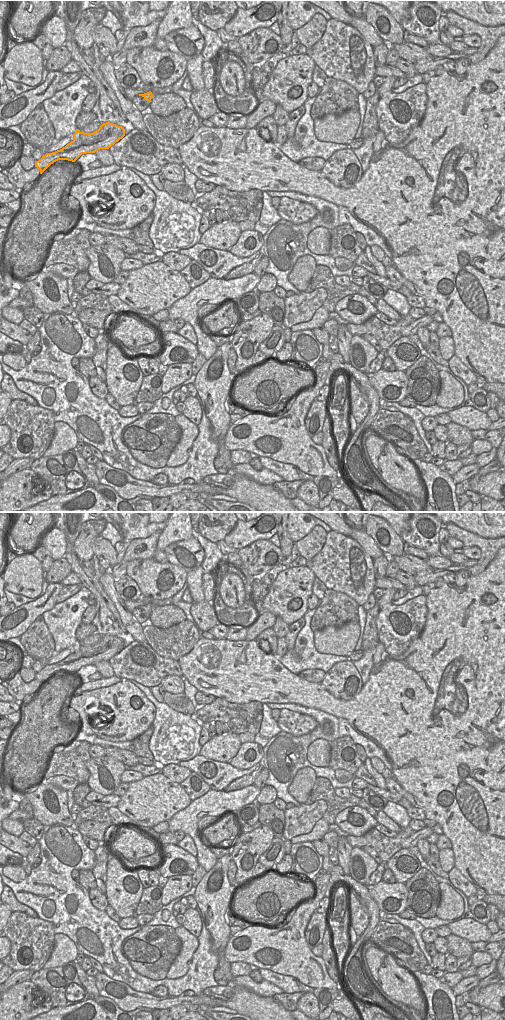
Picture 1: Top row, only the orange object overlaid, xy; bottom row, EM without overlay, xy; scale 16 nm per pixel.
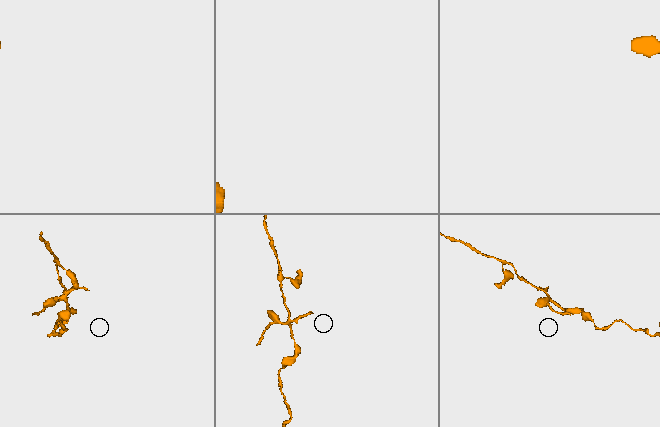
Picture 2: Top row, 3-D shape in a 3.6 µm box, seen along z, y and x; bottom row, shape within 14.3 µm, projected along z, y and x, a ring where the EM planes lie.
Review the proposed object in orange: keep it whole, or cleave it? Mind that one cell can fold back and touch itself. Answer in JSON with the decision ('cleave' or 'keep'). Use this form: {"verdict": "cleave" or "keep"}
{"verdict": "cleave"}

